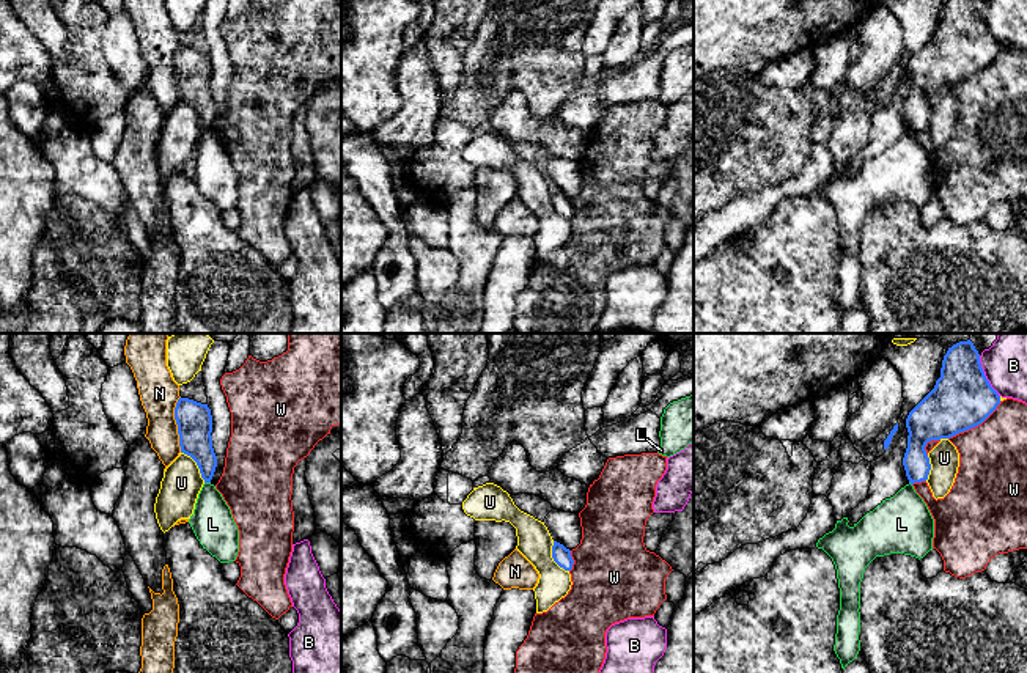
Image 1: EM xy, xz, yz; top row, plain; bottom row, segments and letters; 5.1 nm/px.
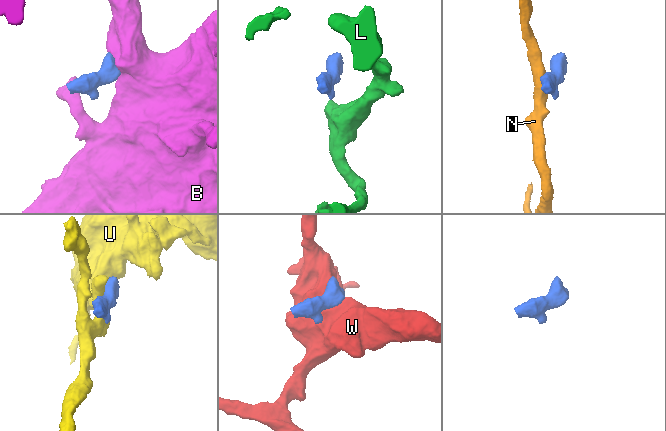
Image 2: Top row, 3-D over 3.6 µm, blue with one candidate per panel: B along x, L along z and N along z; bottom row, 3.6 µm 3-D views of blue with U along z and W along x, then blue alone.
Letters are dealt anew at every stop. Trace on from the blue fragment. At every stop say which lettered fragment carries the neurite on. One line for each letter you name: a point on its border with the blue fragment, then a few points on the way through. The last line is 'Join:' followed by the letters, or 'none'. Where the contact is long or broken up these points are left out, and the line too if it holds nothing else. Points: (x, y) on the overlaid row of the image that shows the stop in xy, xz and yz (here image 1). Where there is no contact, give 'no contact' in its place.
Join: none

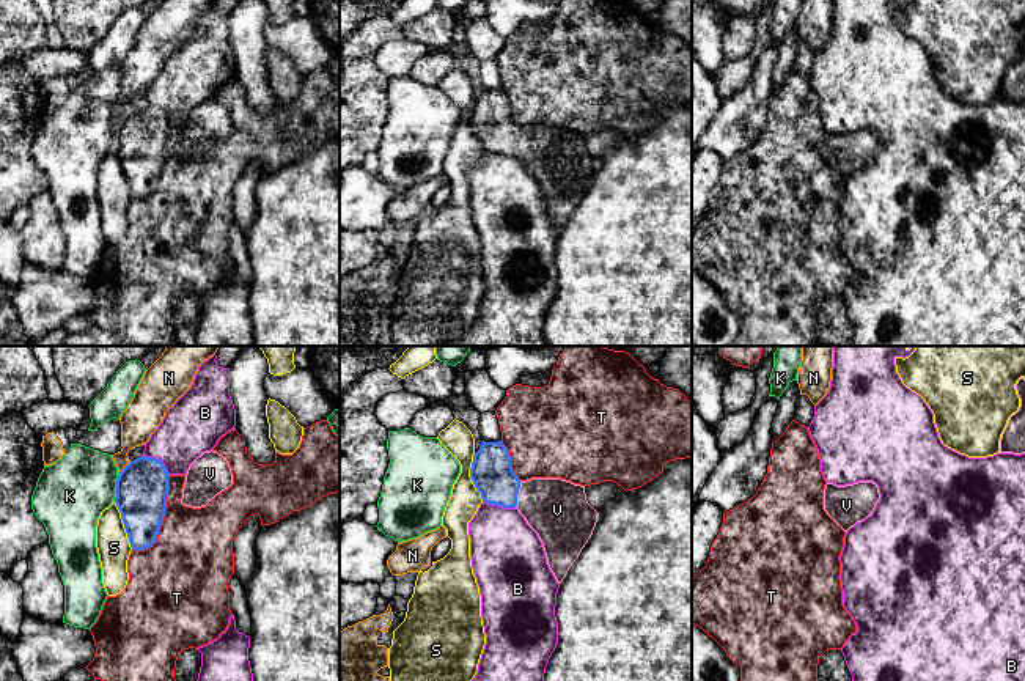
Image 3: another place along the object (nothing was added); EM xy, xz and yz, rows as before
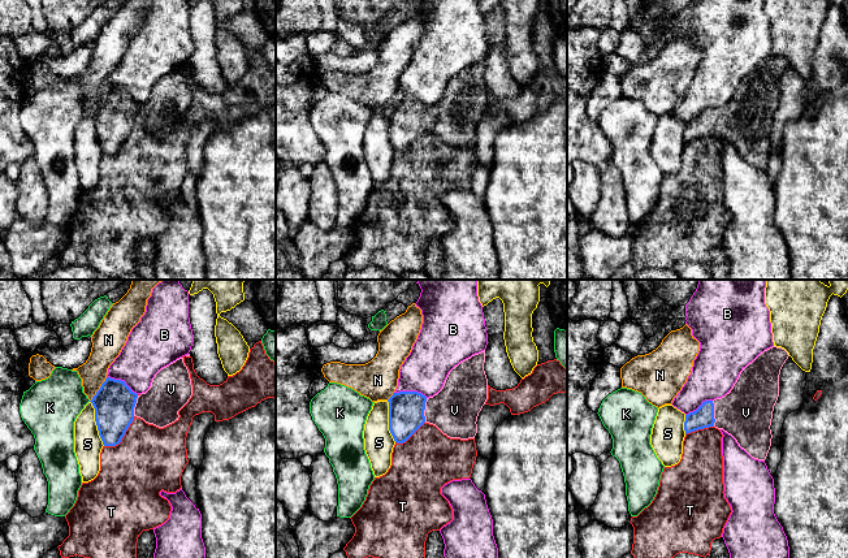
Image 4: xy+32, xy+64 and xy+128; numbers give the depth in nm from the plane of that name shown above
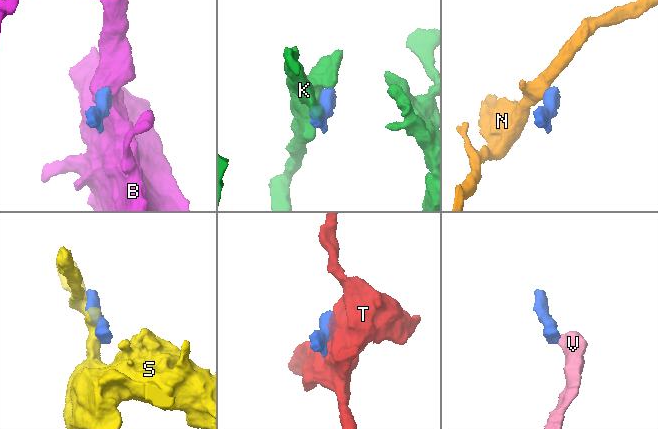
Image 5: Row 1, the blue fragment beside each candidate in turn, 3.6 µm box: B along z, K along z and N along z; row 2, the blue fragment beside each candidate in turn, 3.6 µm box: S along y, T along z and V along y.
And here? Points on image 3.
V: meets blue in xz at (518, 493); runs through xz (492, 475), (510, 493), (518, 493), (538, 499), (557, 510)
Join: V

